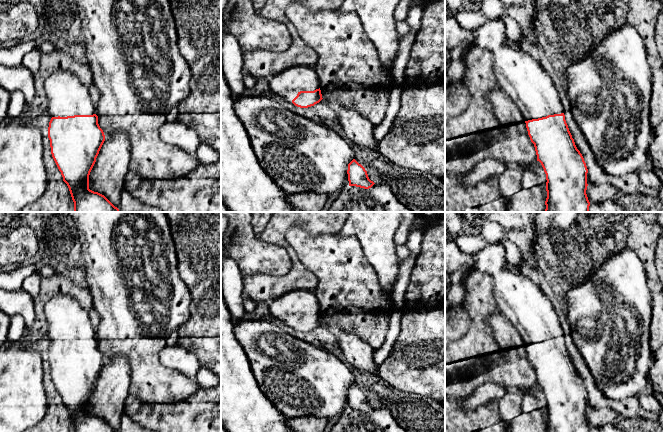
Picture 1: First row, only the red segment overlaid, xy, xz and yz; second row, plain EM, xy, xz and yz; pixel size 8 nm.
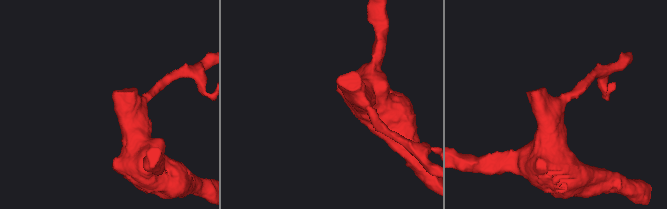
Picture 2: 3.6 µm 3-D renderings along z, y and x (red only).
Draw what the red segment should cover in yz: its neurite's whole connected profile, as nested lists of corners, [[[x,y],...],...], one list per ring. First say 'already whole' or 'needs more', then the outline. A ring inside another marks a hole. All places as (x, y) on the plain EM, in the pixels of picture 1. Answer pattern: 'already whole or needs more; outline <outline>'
needs more; outline [[[498,242],[486,245],[472,256],[472,267],[493,279],[493,295],[499,312],[513,323],[524,341],[528,359],[535,371],[537,385],[541,387],[546,398],[546,432],[589,432],[590,426],[586,418],[588,393],[569,355],[558,315],[540,285],[524,275],[512,272],[506,264],[504,247]]]

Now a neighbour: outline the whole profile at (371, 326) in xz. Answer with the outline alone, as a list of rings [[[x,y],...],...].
[[[300,225],[291,227],[285,237],[300,262],[318,279],[312,292],[318,299],[322,322],[332,323],[339,330],[353,330],[372,349],[379,349],[385,341],[393,311],[392,288],[380,284],[358,238],[354,235],[314,234]]]

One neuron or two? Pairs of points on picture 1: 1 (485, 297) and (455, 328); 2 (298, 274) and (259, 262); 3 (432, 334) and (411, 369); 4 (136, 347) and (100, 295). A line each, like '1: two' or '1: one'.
1: two
2: two
3: one
4: one

